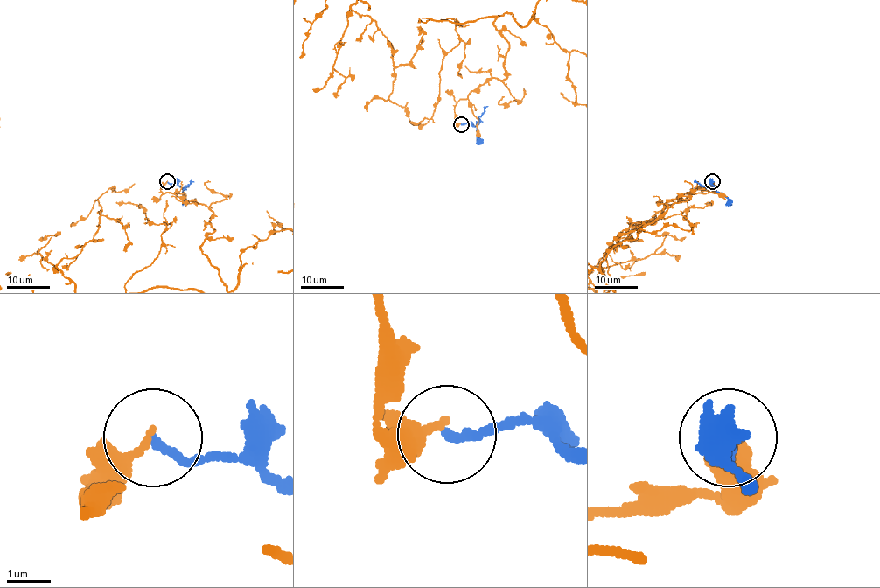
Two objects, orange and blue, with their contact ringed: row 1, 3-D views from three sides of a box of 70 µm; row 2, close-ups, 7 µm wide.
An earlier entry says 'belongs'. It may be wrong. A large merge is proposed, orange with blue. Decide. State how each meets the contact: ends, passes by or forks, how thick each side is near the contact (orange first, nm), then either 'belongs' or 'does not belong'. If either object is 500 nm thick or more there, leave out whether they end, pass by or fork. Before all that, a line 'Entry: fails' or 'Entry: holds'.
Entry: fails
orange ends; blue ends; calibres 280 and 200 nm; does not belong

